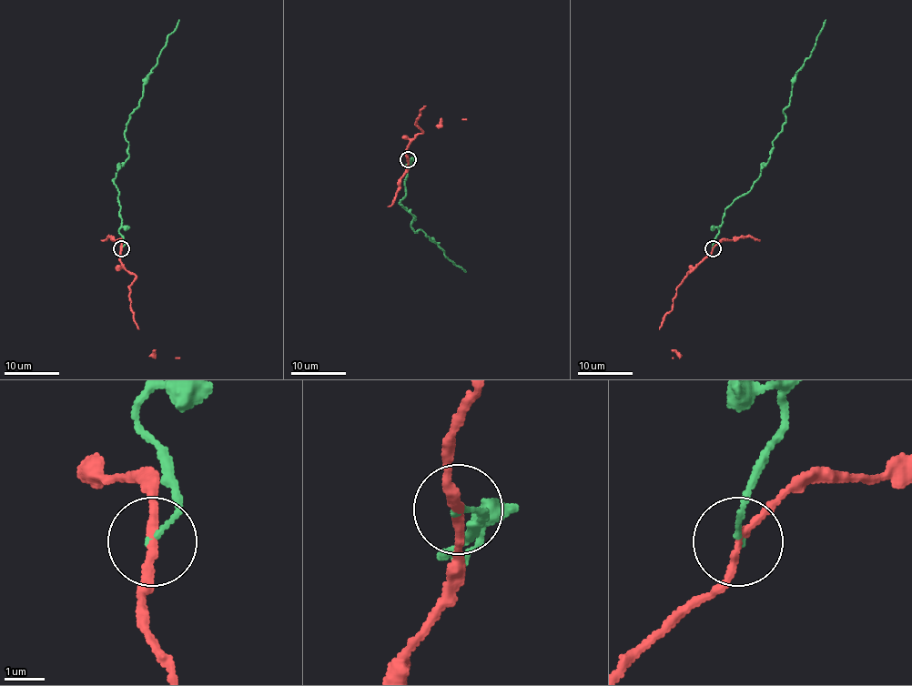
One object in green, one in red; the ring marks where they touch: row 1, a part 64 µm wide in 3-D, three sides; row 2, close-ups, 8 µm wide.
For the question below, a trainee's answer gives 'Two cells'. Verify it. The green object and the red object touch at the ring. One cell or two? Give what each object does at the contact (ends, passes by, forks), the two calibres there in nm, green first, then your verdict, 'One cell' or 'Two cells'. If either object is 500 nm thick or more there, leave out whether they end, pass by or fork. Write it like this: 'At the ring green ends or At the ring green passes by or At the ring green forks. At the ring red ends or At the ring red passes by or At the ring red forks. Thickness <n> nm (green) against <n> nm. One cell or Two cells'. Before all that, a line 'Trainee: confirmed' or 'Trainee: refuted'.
Trainee: confirmed
At the ring green ends. At the ring red passes by. Thickness 130 nm (green) against 180 nm. Two cells

